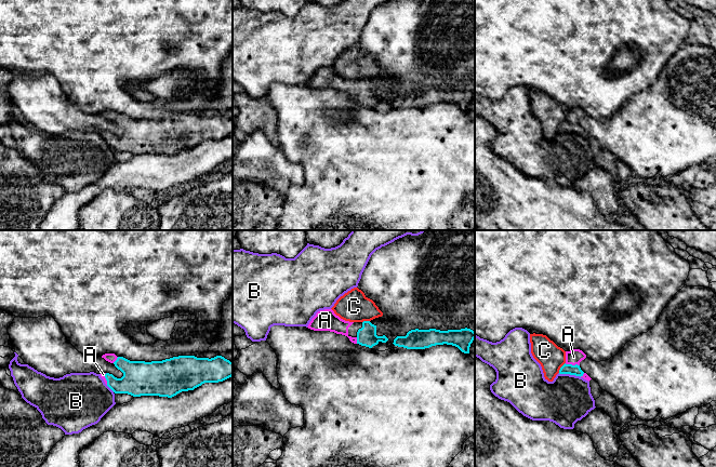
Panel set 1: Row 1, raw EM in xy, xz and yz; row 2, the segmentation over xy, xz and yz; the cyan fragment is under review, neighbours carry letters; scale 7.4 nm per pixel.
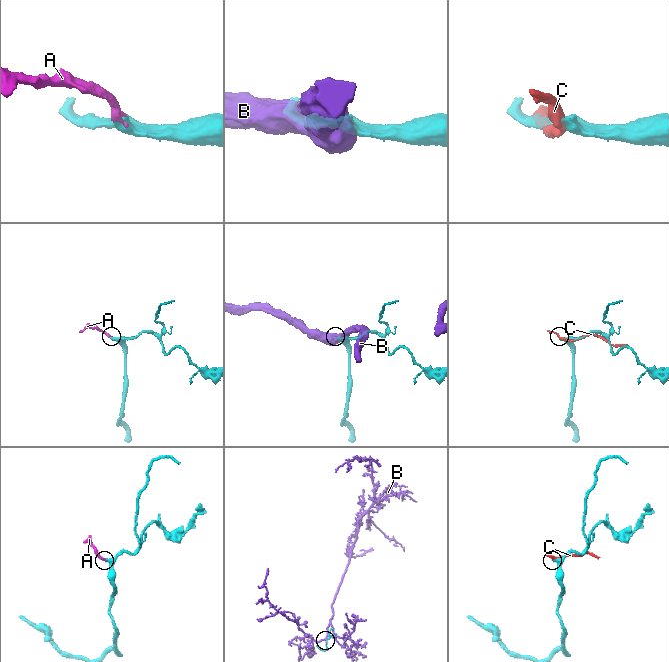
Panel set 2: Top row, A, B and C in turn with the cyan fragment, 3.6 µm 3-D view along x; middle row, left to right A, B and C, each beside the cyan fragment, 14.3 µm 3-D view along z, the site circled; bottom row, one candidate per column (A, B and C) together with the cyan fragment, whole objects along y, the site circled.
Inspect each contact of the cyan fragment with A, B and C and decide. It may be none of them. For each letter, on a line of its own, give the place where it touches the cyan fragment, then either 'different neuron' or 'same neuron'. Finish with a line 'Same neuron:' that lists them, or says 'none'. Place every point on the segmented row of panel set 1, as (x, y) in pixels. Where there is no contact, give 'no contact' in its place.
A: meets cyan in yz at (571, 364); same neuron
B: meets cyan in yz at (569, 373); different neuron
C: meets cyan in yz at (560, 368); different neuron
Same neuron: A

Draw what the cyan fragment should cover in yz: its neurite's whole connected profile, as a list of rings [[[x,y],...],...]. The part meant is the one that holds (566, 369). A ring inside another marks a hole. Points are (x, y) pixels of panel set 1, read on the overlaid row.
[[[580,349],[566,351],[566,363],[560,368],[559,374],[575,375],[589,382],[592,378],[580,368],[580,362],[585,358],[586,355]]]

